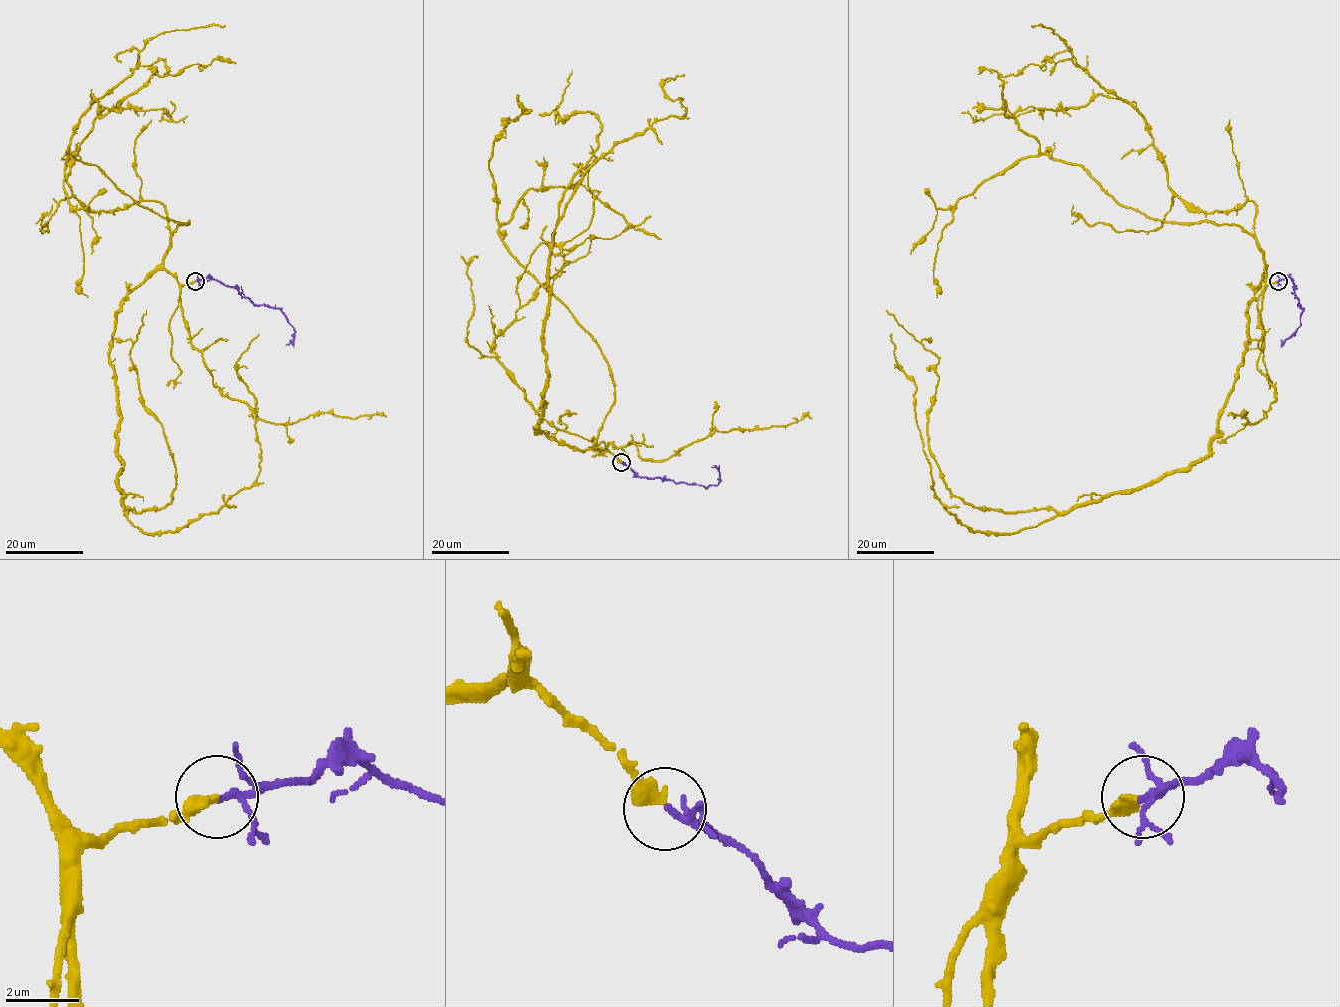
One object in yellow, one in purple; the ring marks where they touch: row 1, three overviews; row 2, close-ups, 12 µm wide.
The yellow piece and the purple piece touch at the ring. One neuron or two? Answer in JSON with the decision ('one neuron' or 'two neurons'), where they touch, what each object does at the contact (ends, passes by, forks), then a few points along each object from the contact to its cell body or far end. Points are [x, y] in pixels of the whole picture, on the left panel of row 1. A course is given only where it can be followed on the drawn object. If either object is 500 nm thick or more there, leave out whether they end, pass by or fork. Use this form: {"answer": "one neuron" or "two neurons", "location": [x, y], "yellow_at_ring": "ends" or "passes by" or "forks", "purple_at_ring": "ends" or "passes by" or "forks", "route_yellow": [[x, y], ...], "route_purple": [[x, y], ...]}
{"answer": "one neuron", "location": [195, 281], "yellow_at_ring": "ends", "purple_at_ring": "passes by", "route_yellow": [[195, 280], [154, 270], [117, 314], [118, 485], [144, 533], [254, 482], [236, 362], [259, 334]], "route_purple": [[195, 280], [212, 278], [235, 287], [256, 305], [278, 308], [294, 331], [293, 340], [286, 345]]}

